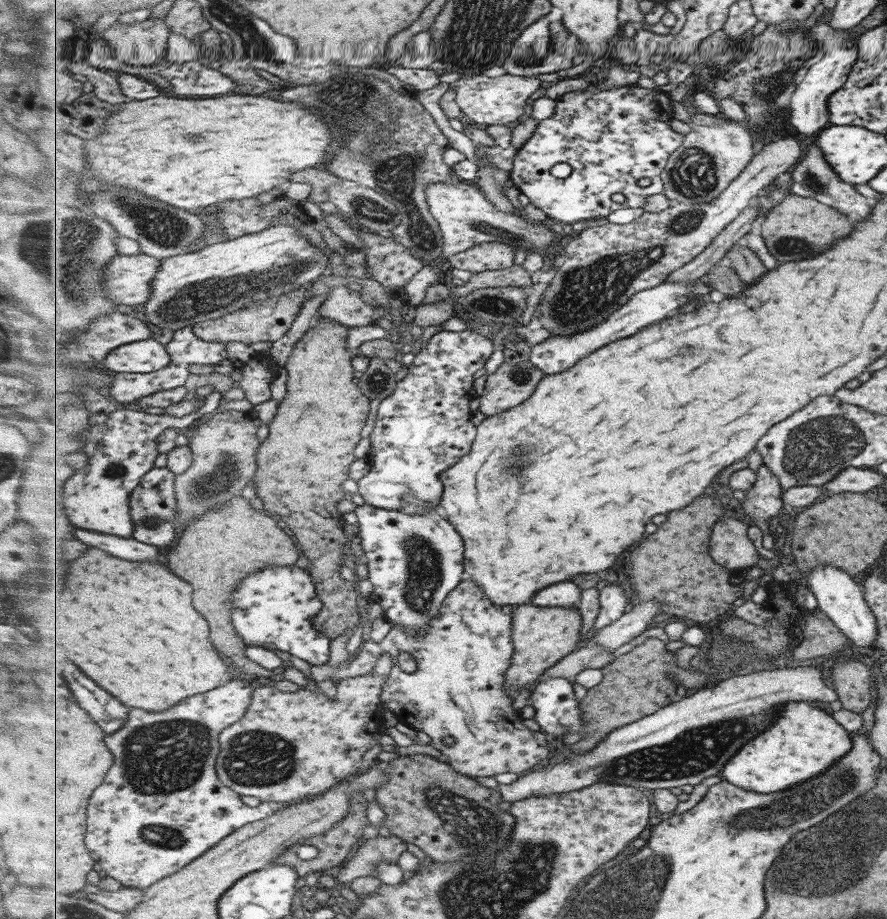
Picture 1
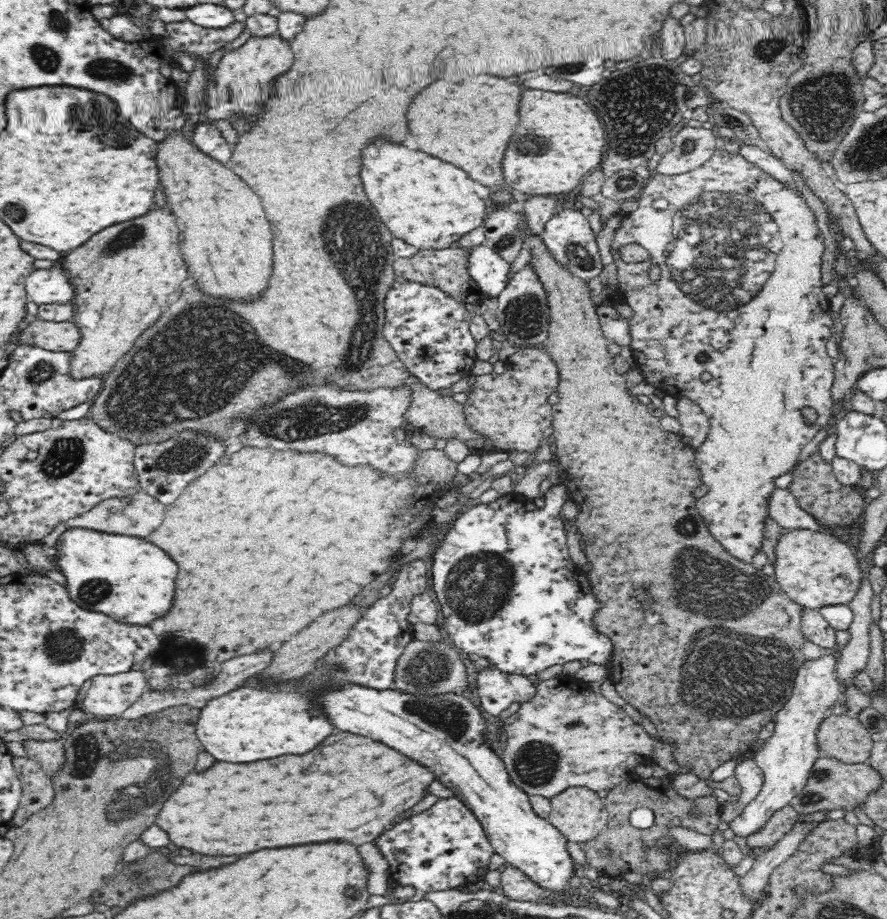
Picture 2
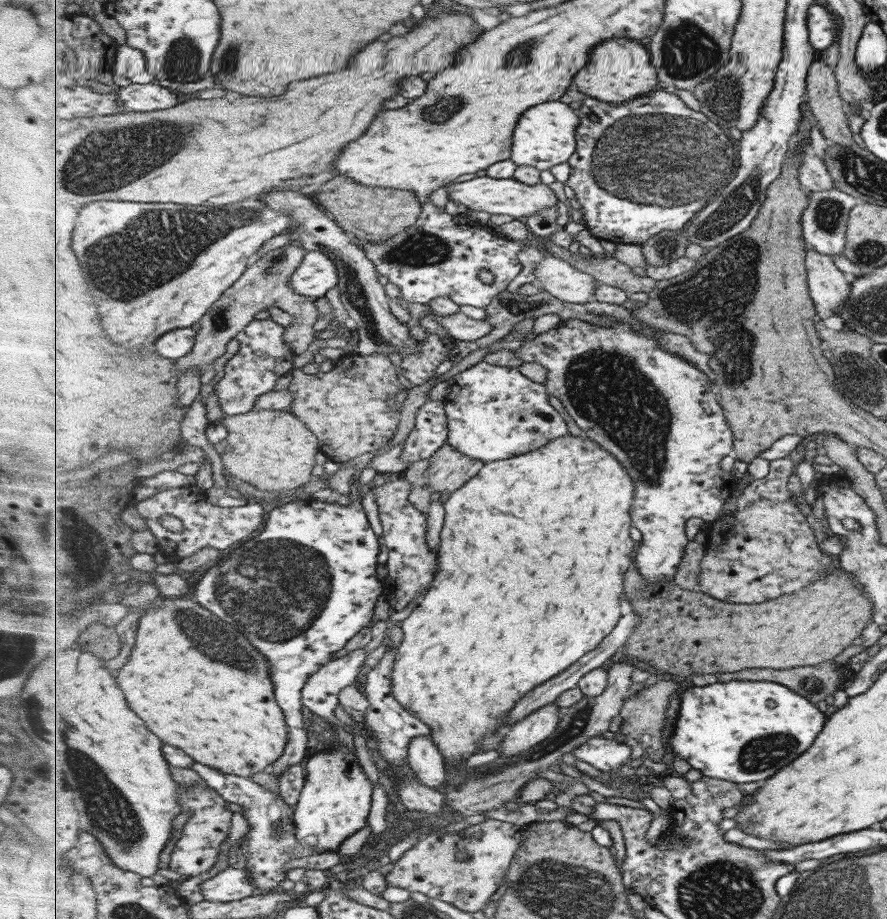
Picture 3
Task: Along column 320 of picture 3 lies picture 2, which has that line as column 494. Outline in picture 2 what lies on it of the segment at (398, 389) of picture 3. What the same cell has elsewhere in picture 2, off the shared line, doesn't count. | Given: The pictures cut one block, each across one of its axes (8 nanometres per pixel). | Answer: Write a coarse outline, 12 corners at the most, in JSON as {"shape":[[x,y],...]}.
{"shape":[[544,346],[477,376],[466,421],[494,451],[537,453],[561,384]]}

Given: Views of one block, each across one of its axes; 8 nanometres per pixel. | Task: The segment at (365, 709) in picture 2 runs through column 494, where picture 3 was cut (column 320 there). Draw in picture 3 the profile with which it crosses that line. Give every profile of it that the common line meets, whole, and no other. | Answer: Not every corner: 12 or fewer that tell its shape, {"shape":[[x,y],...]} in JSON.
{"shape":[[341,740],[308,759],[301,845],[338,853],[375,784]]}

